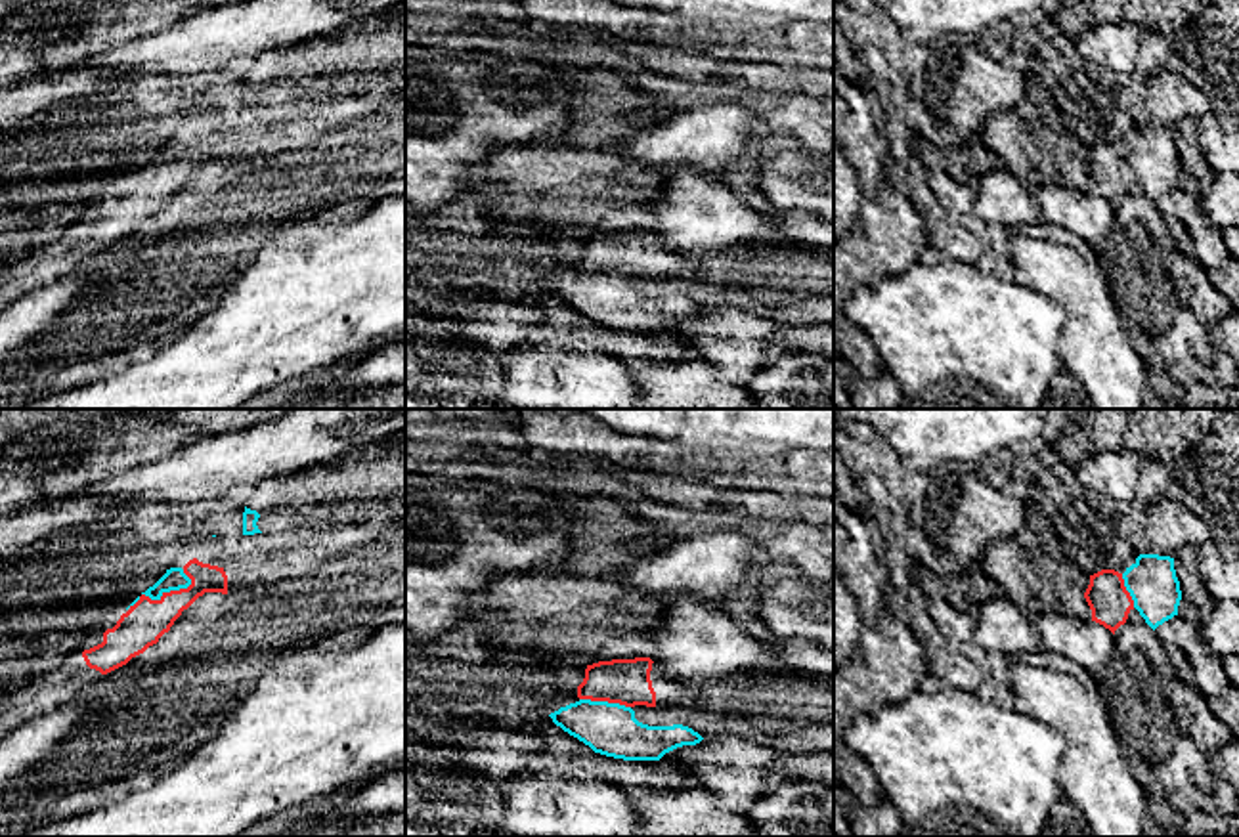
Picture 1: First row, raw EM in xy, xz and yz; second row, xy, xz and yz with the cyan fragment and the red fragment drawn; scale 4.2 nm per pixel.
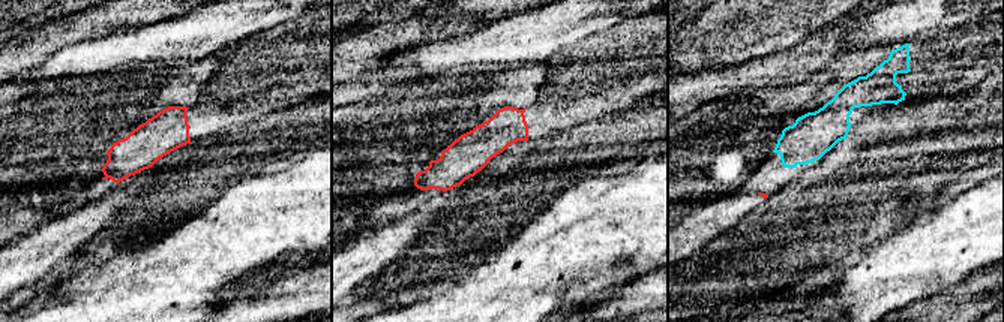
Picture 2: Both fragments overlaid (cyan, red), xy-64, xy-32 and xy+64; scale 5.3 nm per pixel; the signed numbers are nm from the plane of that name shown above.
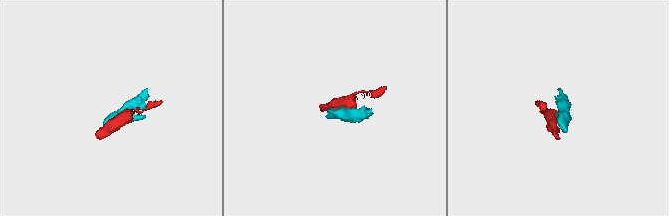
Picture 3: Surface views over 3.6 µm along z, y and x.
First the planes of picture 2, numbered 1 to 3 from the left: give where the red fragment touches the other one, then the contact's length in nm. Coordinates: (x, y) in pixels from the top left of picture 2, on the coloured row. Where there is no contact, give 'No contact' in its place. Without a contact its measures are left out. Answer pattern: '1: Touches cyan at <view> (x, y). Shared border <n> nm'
1: No contact
2: No contact
3: No contact

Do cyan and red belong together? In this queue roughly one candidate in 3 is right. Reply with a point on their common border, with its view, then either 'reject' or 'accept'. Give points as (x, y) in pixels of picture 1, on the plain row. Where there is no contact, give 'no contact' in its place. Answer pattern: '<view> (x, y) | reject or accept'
xy (161, 167) | accept

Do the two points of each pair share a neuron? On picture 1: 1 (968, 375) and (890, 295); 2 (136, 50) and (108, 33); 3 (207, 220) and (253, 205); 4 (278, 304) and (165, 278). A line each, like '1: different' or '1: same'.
1: same
2: different
3: same
4: different

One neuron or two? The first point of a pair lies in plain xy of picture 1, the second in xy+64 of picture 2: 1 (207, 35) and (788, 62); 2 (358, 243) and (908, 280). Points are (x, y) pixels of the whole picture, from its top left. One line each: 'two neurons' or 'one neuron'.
1: two neurons
2: one neuron

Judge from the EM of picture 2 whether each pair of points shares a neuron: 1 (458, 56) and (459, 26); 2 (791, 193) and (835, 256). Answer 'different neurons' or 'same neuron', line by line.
1: different neurons
2: same neuron

